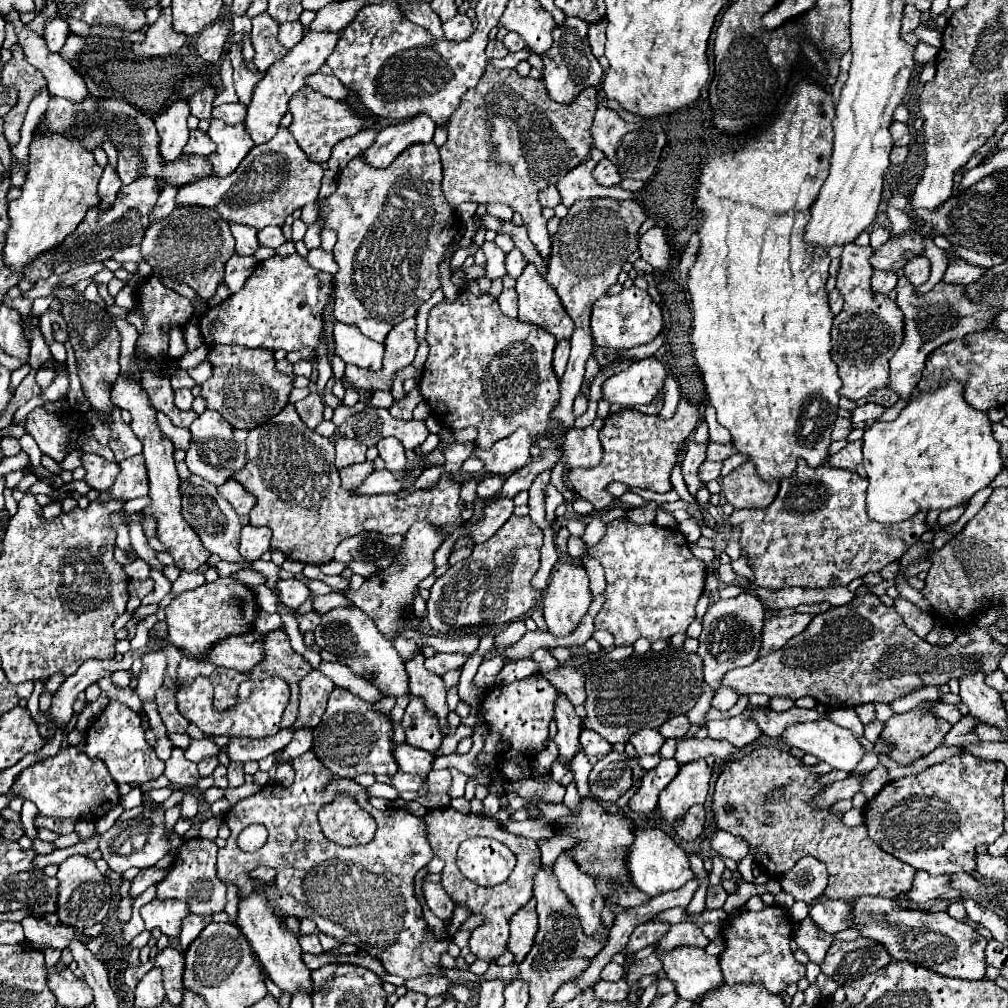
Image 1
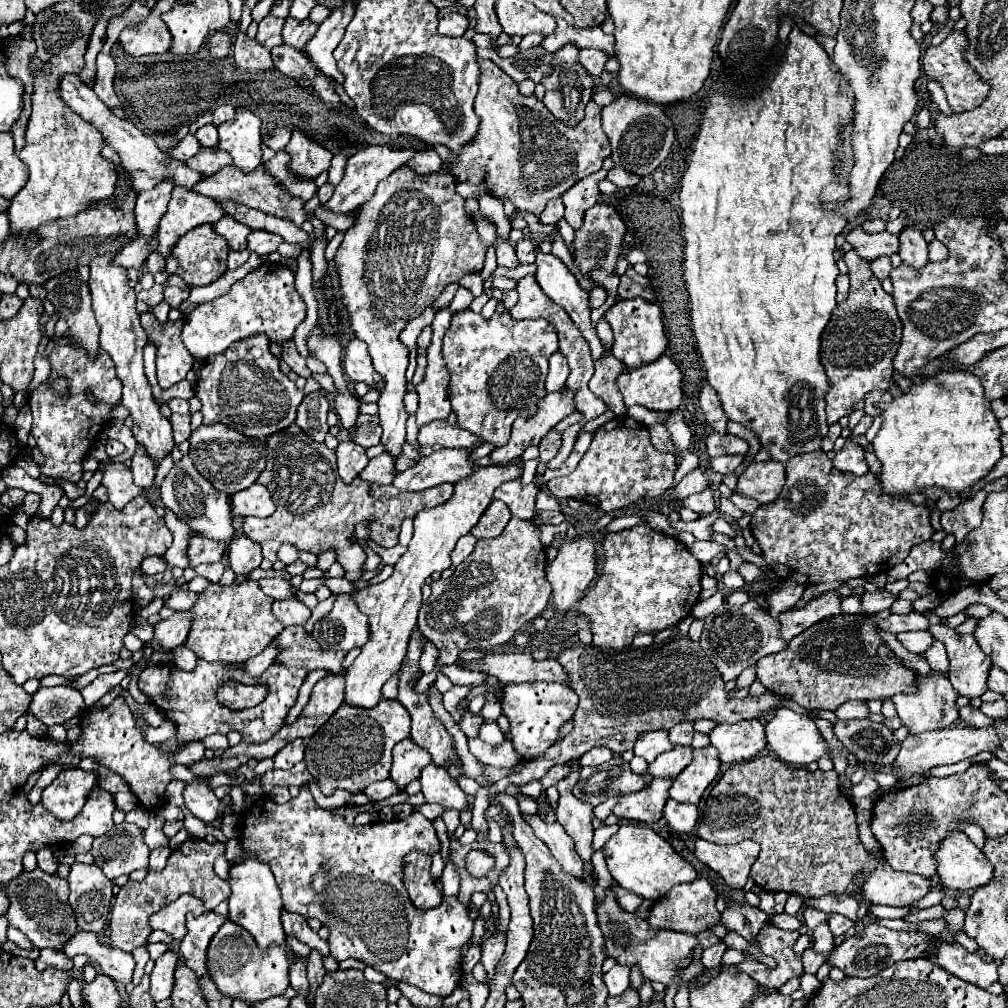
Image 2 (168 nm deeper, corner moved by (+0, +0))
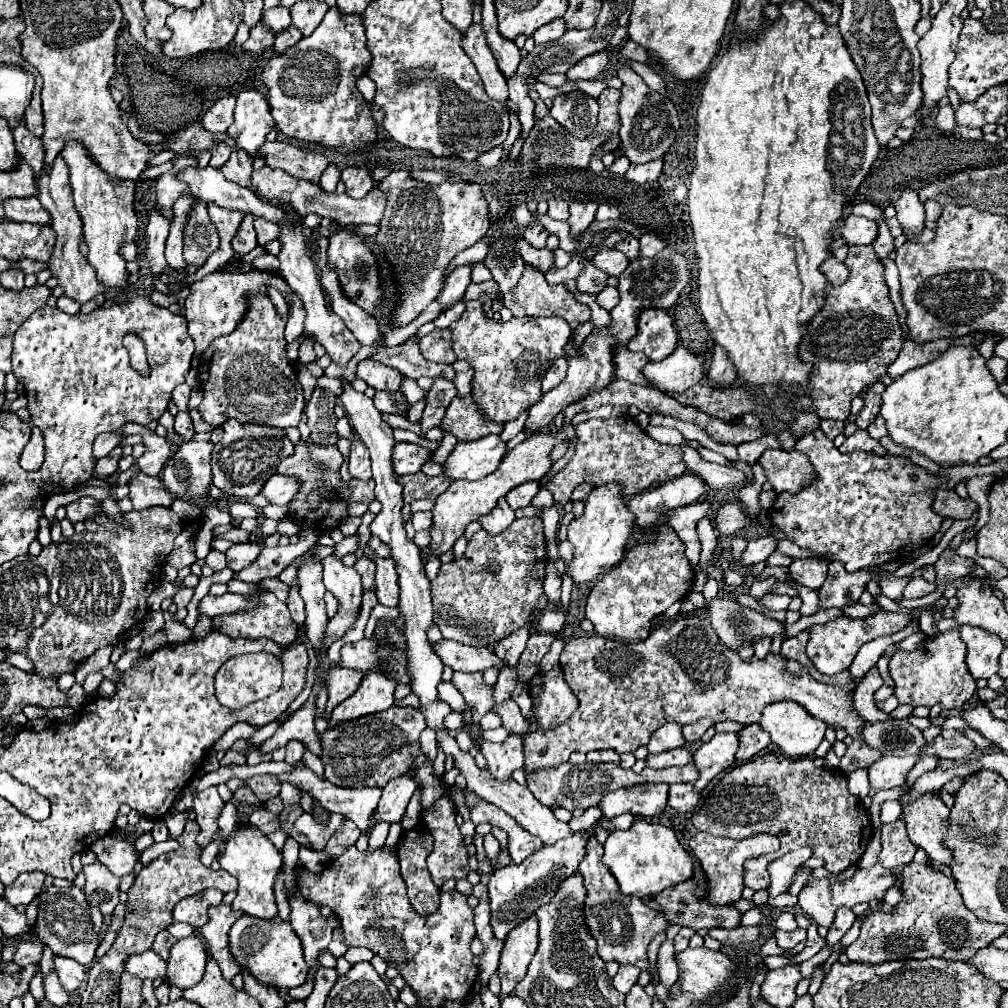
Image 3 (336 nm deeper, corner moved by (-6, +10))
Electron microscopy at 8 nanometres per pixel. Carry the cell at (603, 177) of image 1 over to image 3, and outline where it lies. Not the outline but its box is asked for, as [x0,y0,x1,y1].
[625,158,663,184]

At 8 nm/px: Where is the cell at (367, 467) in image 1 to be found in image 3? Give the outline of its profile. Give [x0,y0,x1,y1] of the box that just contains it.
[393,442,431,476]

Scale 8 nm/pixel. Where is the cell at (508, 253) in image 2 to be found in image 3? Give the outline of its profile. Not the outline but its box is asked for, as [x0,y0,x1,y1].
[519,240,555,272]

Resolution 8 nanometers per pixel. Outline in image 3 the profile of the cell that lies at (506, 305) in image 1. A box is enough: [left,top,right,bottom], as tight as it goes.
[483,234,525,292]

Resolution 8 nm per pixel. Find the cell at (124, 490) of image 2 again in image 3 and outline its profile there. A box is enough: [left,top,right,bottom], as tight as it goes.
[129,472,173,510]

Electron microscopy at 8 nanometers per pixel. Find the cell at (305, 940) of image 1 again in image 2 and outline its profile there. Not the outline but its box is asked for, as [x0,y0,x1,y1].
[307,950,325,1006]

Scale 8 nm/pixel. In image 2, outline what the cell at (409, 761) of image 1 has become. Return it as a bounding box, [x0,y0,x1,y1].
[419,764,467,812]

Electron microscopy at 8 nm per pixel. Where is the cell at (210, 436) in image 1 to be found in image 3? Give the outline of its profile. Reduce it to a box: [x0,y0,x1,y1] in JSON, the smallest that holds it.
[211,420,295,498]

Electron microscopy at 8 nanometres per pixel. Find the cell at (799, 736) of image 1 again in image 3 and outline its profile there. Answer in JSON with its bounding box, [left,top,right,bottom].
[759,702,825,758]

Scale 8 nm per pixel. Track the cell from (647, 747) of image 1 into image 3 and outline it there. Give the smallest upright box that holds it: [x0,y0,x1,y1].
[647,724,685,754]

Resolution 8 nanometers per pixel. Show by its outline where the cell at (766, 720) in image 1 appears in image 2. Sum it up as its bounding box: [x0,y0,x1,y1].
[833,718,901,764]

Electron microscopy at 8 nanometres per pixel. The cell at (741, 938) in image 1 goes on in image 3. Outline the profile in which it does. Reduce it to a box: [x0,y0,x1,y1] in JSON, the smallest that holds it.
[775,928,807,950]

